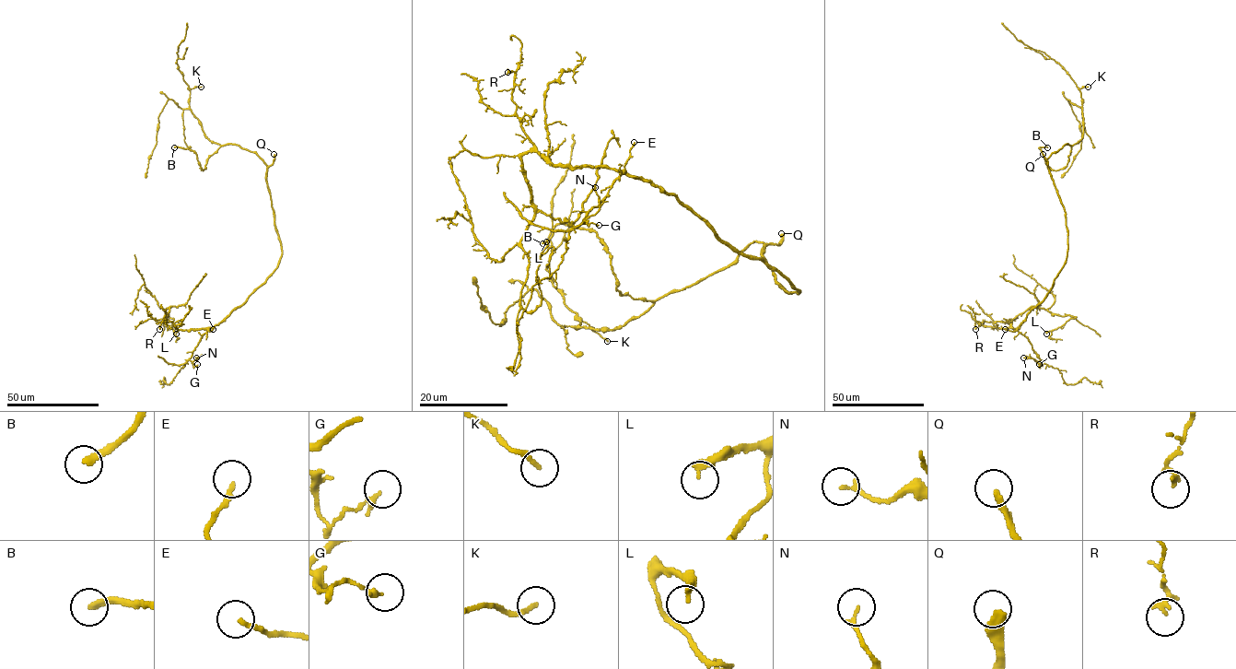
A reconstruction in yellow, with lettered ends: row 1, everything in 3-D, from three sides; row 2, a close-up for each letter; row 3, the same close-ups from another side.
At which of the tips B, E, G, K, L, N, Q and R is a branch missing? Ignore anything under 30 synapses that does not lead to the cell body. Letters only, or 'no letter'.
B, E, Q

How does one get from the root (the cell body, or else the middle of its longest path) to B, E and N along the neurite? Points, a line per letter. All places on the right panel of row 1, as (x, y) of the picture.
B: (1067, 234), (1046, 159), (1065, 145), (1071, 146), (1067, 165), (1057, 170), (1047, 165), (1039, 148), (1047, 147)
E: (1067, 234), (1067, 256), (1051, 290), (1016, 331), (1005, 329)
N: (1067, 234), (1067, 256), (1051, 290), (1019, 326), (1018, 331), (1027, 338), (1040, 359), (1023, 357)

